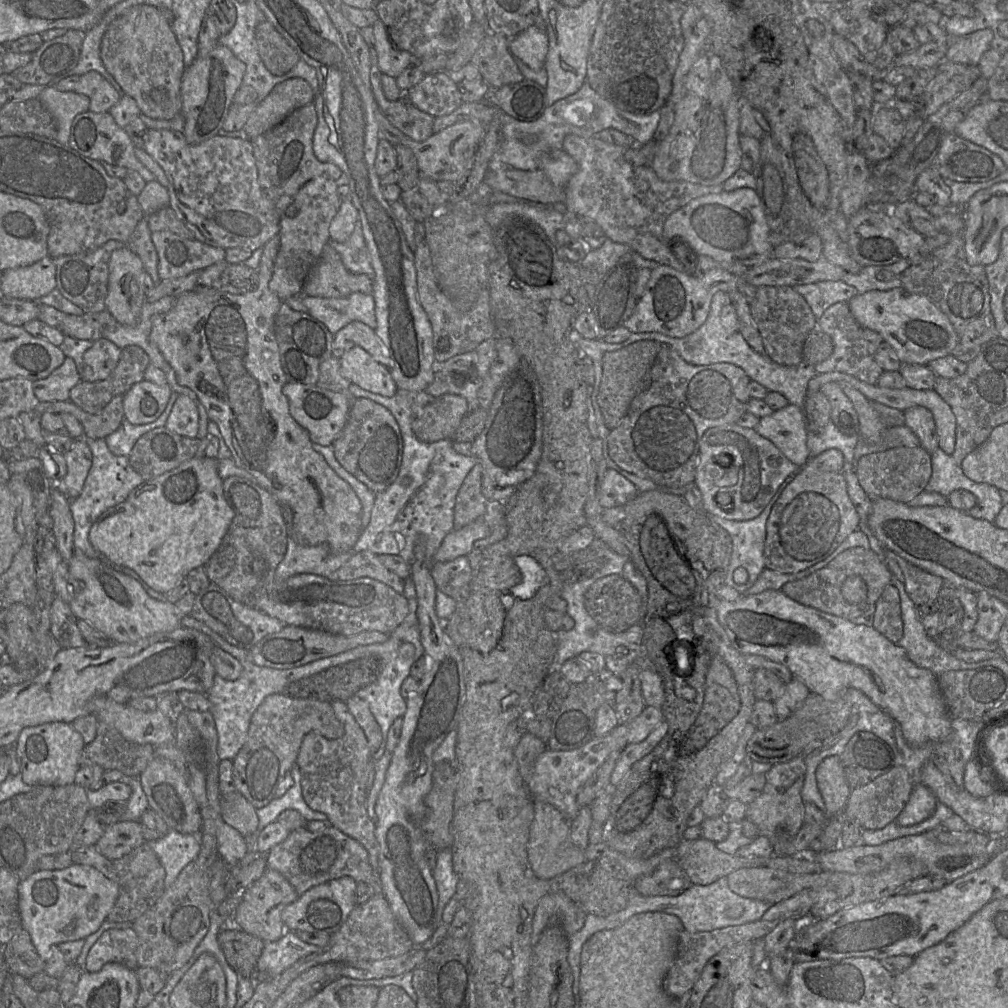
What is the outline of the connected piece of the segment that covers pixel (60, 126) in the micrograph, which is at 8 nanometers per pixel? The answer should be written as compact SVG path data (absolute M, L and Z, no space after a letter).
M47 86L40 92L38 99L55 121L56 140L67 145L73 119L78 114L89 111L89 98L75 91L60 91L54 86Z

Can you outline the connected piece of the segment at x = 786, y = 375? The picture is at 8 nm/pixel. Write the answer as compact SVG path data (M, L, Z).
M718 291L712 298L710 312L701 327L696 331L681 337L670 337L659 332L640 332L632 333L629 338L621 343L608 343L602 339L587 339L576 333L576 344L593 362L594 366L594 386L591 389L592 404L595 405L599 385L603 373L602 360L607 352L612 352L624 348L631 343L640 340L654 340L672 346L679 355L689 364L709 365L716 363L730 363L741 368L751 381L758 382L769 392L782 394L791 405L802 407L807 395L809 381L817 374L813 366L802 362L796 366L783 366L775 363L767 355L762 355L754 351L745 341L739 331L728 333L721 324L721 310L730 302L730 295L723 291Z

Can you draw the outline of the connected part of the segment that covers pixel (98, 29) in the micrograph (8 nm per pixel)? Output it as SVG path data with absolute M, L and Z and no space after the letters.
M125 1L117 4L109 13L103 14L101 20L86 32L78 63L73 69L65 73L65 77L81 76L89 71L96 71L111 83L120 96L125 95L115 78L106 70L100 56L101 41L107 27L123 13L124 9Z

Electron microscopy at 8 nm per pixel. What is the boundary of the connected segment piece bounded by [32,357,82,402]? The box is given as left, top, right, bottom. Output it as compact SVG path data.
M66 357L63 364L48 377L32 382L33 392L39 402L68 401L71 389L81 380L73 359Z

